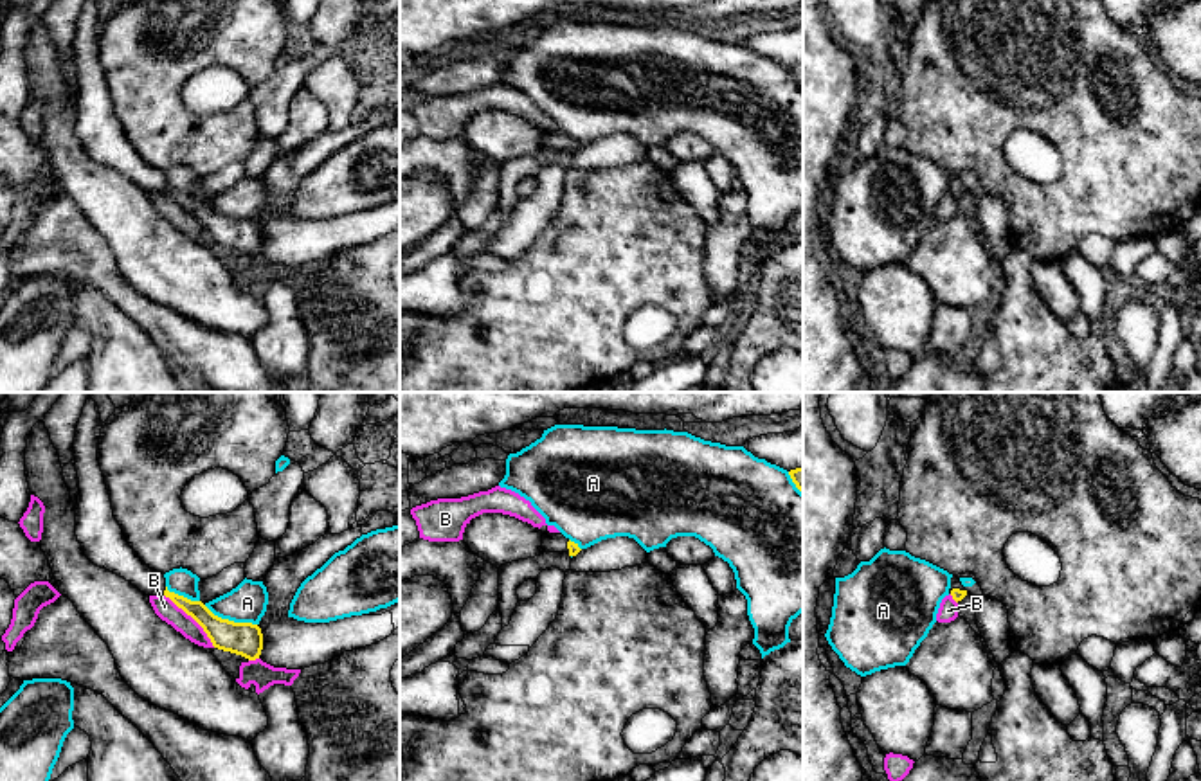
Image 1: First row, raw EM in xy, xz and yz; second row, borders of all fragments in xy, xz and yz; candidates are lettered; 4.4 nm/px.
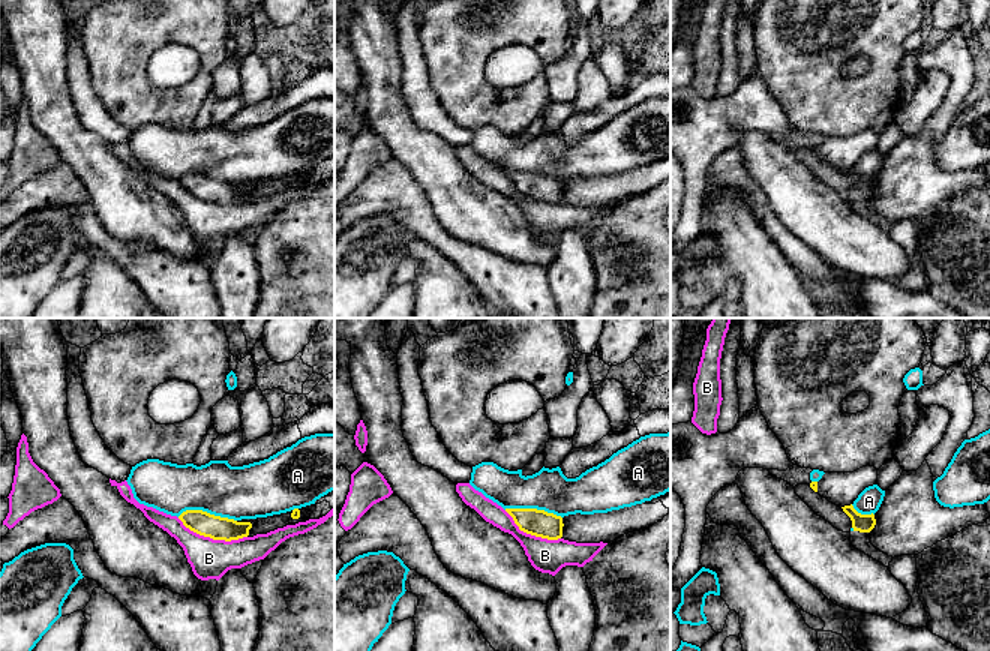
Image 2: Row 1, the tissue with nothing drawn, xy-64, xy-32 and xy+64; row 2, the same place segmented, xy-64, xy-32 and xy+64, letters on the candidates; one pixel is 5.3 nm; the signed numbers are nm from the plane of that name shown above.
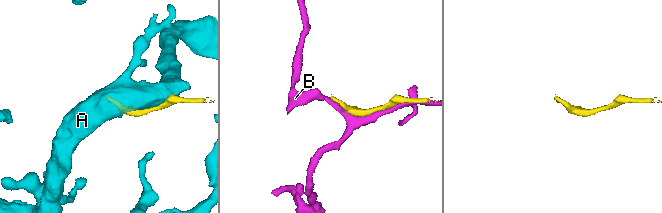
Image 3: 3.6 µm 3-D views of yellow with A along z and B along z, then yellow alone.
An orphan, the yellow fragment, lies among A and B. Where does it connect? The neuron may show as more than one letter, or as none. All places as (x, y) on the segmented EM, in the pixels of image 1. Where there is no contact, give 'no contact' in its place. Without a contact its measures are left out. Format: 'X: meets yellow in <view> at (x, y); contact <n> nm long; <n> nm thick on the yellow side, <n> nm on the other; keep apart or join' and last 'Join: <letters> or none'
A: meets yellow in xy at (231, 621); contact 260 nm long; 150 nm thick on the yellow side, 180 nm on the other; keep apart
B: meets yellow in xy at (193, 618); contact 340 nm long; 150 nm thick on the yellow side, 90 nm on the other; keep apart
Join: none

